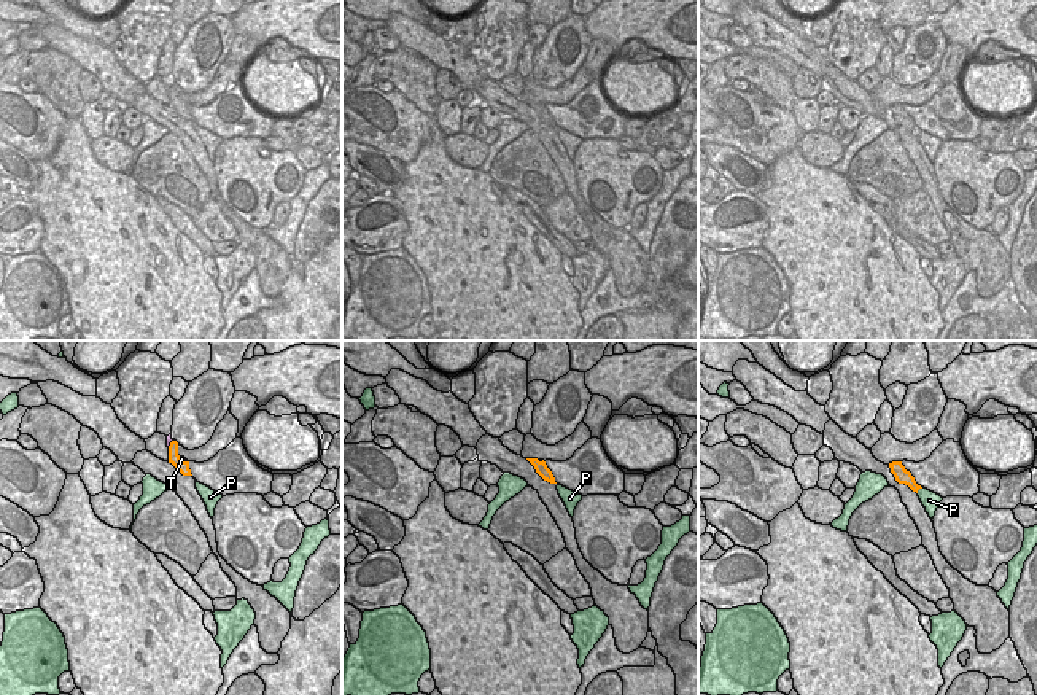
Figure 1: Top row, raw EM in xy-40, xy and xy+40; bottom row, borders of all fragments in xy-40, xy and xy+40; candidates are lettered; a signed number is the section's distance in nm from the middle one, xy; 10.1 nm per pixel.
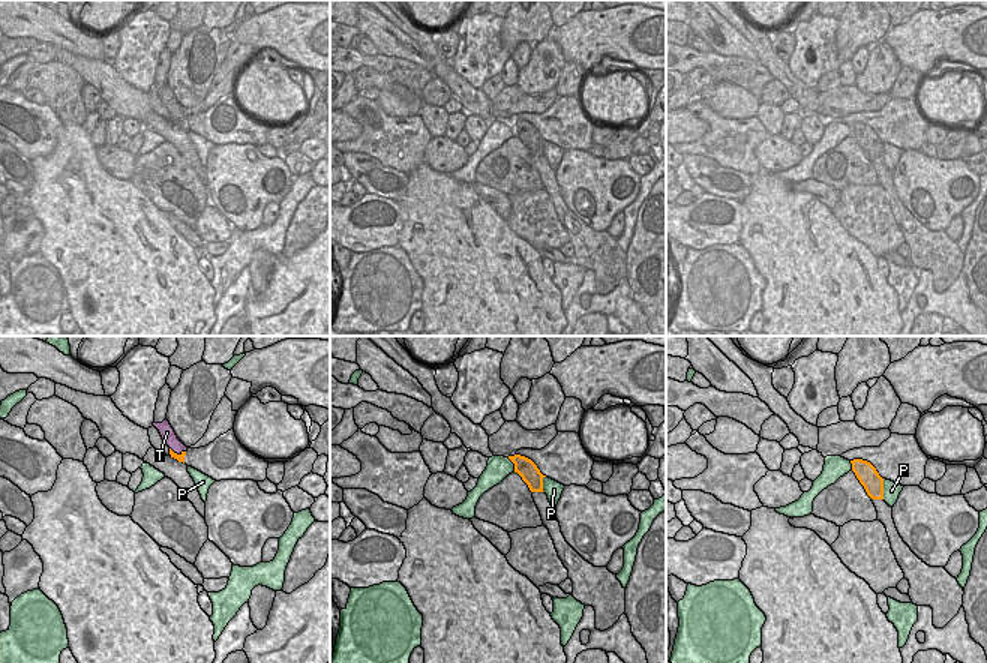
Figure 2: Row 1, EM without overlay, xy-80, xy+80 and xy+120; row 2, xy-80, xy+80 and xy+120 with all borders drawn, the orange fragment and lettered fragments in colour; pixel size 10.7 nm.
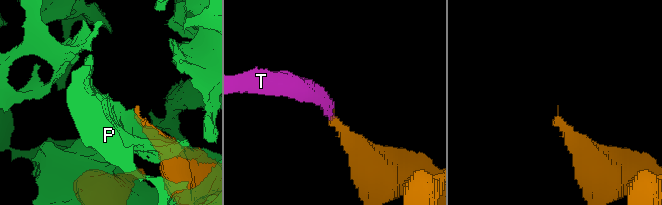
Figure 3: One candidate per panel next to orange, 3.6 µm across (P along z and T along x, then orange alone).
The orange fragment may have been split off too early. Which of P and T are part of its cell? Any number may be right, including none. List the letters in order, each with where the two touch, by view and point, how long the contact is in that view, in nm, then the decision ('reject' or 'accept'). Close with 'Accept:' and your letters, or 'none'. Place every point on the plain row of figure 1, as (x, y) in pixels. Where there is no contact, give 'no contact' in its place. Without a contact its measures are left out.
P: xy+40 (920, 131) | 100 nm | reject
T: xy-40 (183, 105) | 110 nm | accept
Accept: T

